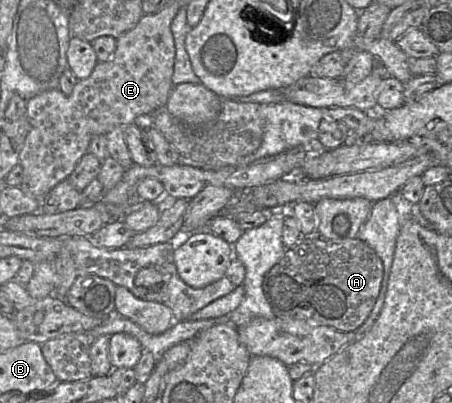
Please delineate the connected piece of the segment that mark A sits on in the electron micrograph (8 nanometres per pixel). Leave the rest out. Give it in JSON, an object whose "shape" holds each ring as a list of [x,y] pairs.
{"shape":[[[306,236],[305,238],[301,238],[295,246],[286,249],[283,258],[276,265],[274,265],[265,275],[263,289],[264,294],[269,304],[271,305],[274,315],[276,317],[293,318],[304,320],[316,325],[331,326],[334,329],[342,332],[355,332],[368,318],[376,303],[377,297],[381,289],[383,274],[384,268],[382,260],[368,244],[358,238],[345,239],[341,241],[331,241],[324,239],[321,236]]]}

